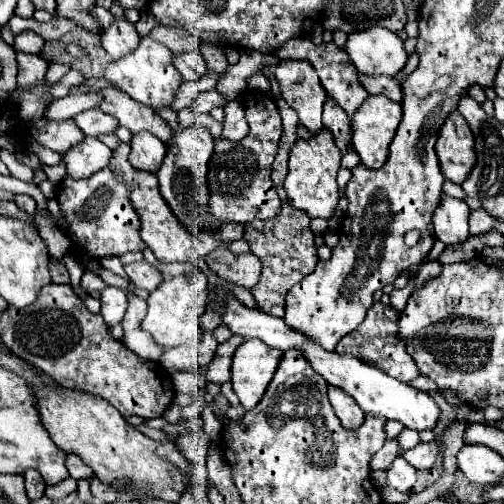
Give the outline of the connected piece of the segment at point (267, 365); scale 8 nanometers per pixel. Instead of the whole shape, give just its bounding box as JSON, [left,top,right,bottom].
[232,339,282,409]

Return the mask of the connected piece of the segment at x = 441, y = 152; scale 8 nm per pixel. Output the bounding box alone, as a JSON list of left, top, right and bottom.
[436,111,476,185]

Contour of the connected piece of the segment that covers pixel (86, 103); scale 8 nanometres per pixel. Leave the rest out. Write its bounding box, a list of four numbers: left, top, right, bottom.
[46,93,102,119]

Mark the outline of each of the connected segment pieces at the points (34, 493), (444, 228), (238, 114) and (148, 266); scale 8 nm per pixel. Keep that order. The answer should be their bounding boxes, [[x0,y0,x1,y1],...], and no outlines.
[[24,469,46,501],[432,195,470,245],[222,101,248,141],[124,259,164,291]]

